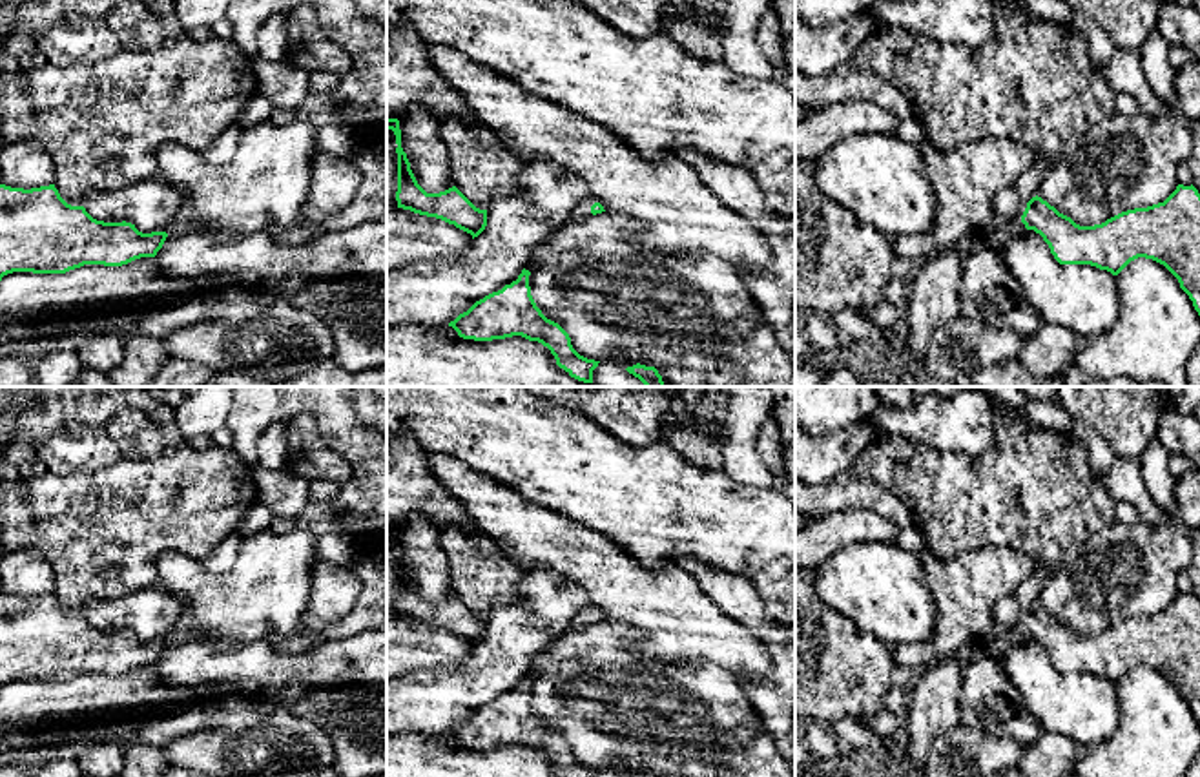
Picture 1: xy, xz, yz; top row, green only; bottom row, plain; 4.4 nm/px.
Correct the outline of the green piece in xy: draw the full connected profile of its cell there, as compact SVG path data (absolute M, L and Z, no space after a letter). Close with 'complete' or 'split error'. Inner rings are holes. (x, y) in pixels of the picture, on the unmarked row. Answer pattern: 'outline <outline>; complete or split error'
outline M0 593L0 689L13 680L66 682L84 673L122 675L155 666L166 646L166 640L142 642L126 629L97 629L84 615L67 613L55 593L31 598Z; complete

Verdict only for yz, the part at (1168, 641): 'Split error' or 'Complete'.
Split error

